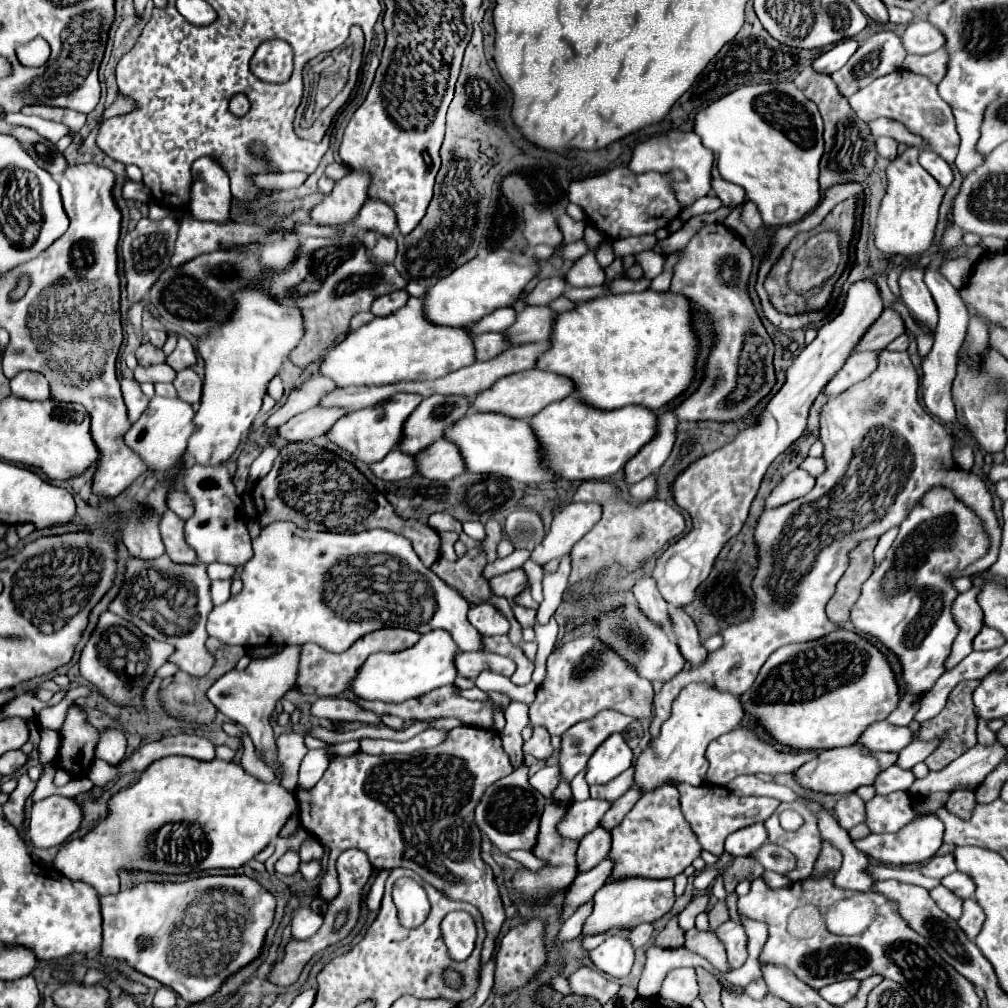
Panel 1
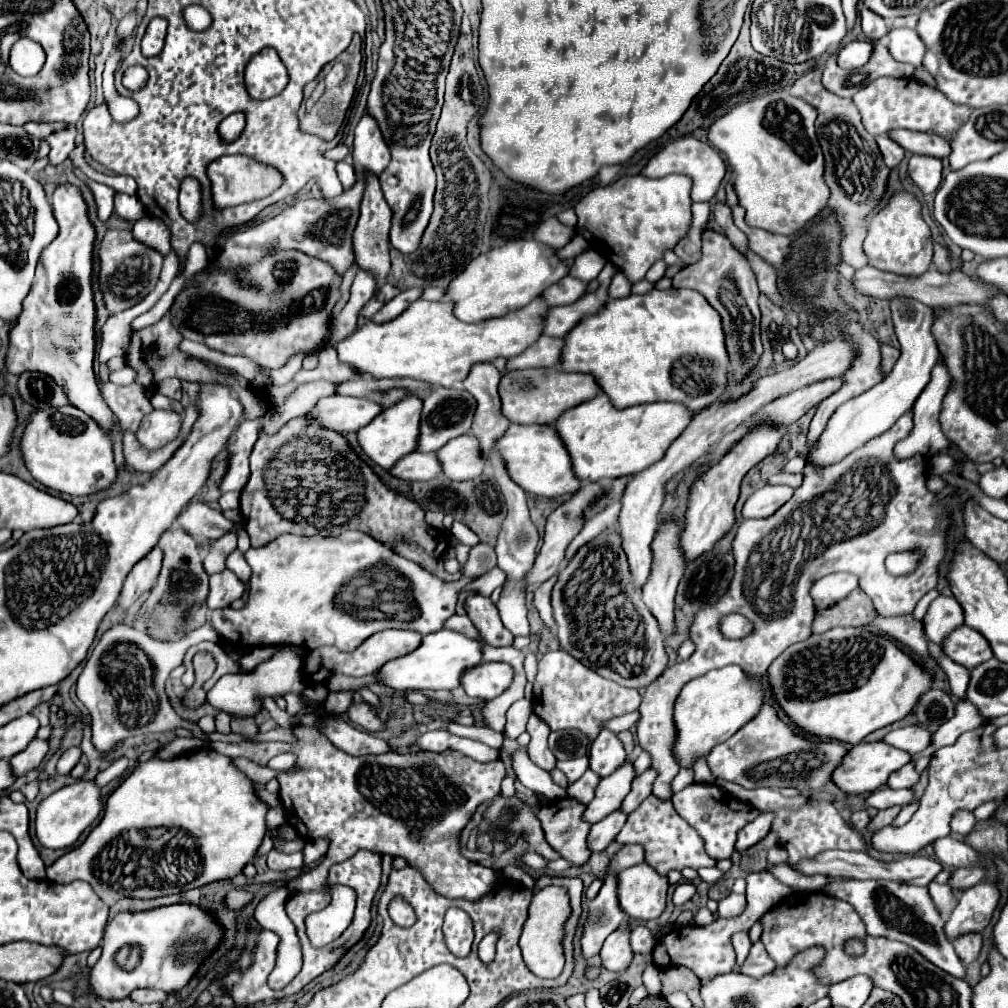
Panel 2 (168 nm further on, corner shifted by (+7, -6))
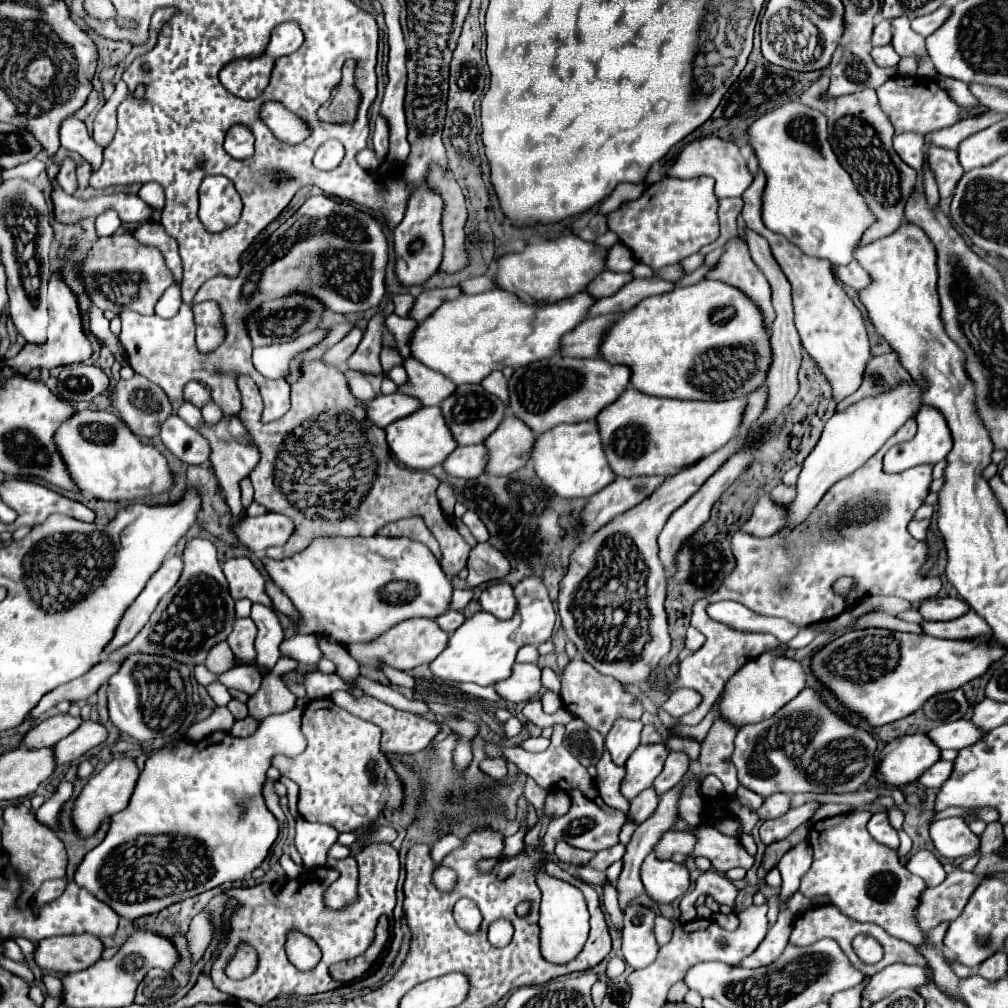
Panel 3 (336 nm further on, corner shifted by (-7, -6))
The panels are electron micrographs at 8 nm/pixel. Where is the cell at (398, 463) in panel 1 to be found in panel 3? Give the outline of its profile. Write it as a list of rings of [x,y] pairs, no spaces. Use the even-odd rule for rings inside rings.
[[[459,446],[443,462],[447,474],[455,478],[475,478],[487,468],[487,446]]]

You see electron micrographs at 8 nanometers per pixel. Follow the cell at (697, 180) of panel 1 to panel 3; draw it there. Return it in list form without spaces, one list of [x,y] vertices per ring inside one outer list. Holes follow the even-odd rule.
[[[707,136],[701,140],[695,140],[683,148],[677,162],[669,170],[669,176],[679,178],[697,178],[697,176],[711,176],[715,178],[715,194],[717,198],[729,198],[729,196],[741,196],[753,182],[753,176],[747,168],[745,158],[739,152],[739,146],[731,140],[723,140],[719,136]]]

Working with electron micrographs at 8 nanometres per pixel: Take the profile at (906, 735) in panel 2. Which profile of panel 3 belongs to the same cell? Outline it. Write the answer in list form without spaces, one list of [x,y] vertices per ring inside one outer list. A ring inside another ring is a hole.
[[[955,720],[949,724],[941,724],[937,728],[933,728],[929,732],[929,738],[941,748],[967,748],[975,742],[979,742],[985,736],[985,732],[981,728],[975,728],[975,724],[971,724],[971,720]]]

